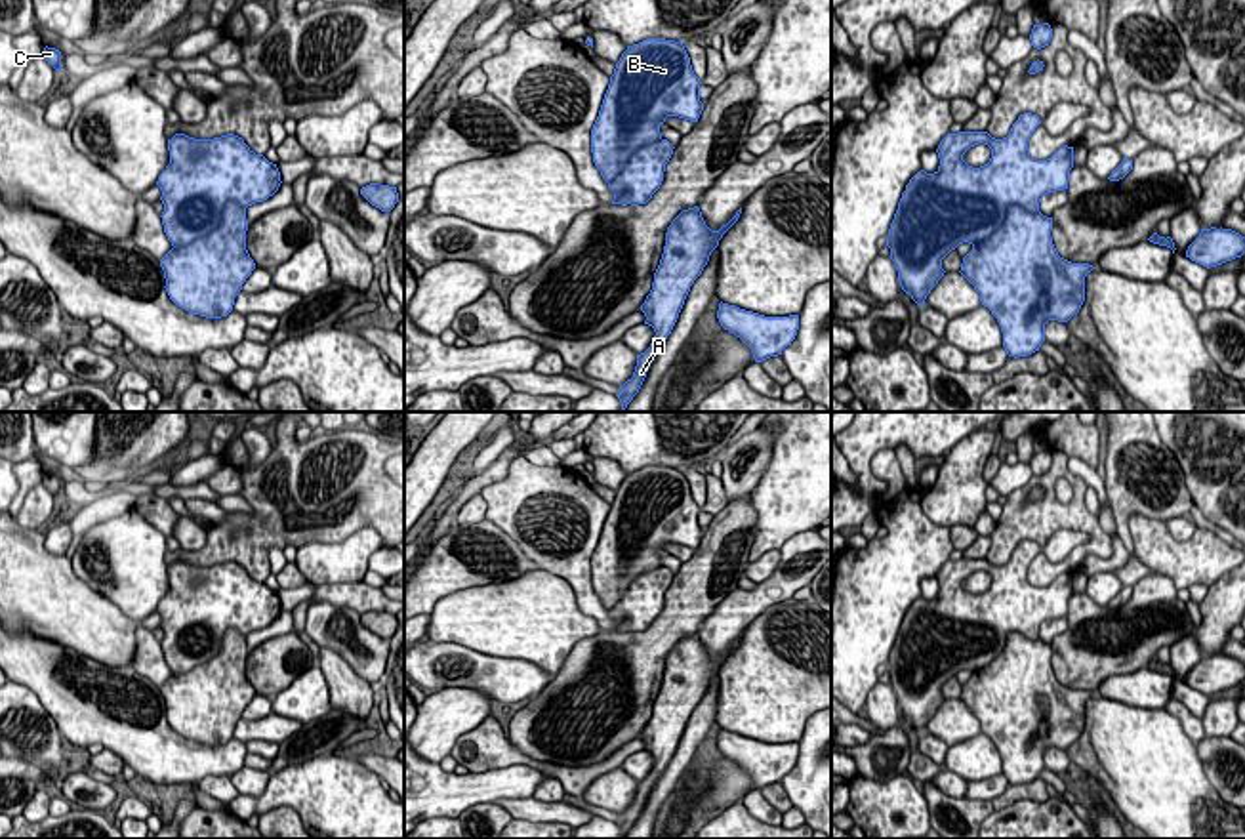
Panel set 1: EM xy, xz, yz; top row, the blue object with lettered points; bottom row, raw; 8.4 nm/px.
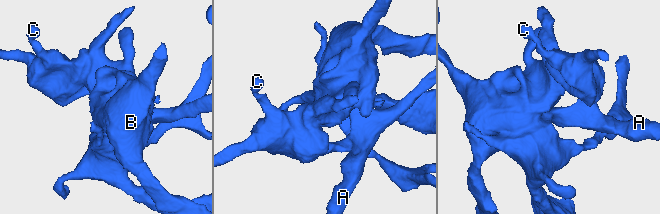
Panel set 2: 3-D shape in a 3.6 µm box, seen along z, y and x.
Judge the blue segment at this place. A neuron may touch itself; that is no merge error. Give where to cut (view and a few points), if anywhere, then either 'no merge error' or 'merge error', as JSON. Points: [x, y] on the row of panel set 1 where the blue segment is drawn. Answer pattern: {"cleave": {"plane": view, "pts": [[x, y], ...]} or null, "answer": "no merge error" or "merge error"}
{"cleave": {"plane": "xy", "pts": [[244, 208], [229, 203], [210, 231], [174, 248]]}, "answer": "merge error"}

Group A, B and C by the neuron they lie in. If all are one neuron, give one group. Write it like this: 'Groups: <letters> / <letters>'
Groups: A C / B

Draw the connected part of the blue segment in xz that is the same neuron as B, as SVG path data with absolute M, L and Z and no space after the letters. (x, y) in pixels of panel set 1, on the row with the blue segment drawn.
M646 38L627 46L616 63L604 93L599 116L591 130L591 153L602 179L612 181L641 147L662 139L660 126L667 116L698 122L704 103L700 101L700 78L694 74L683 42Z

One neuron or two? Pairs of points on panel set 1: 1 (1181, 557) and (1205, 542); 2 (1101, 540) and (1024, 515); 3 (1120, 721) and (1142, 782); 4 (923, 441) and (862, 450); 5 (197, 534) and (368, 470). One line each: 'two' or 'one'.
1: one
2: one
3: one
4: one
5: two

